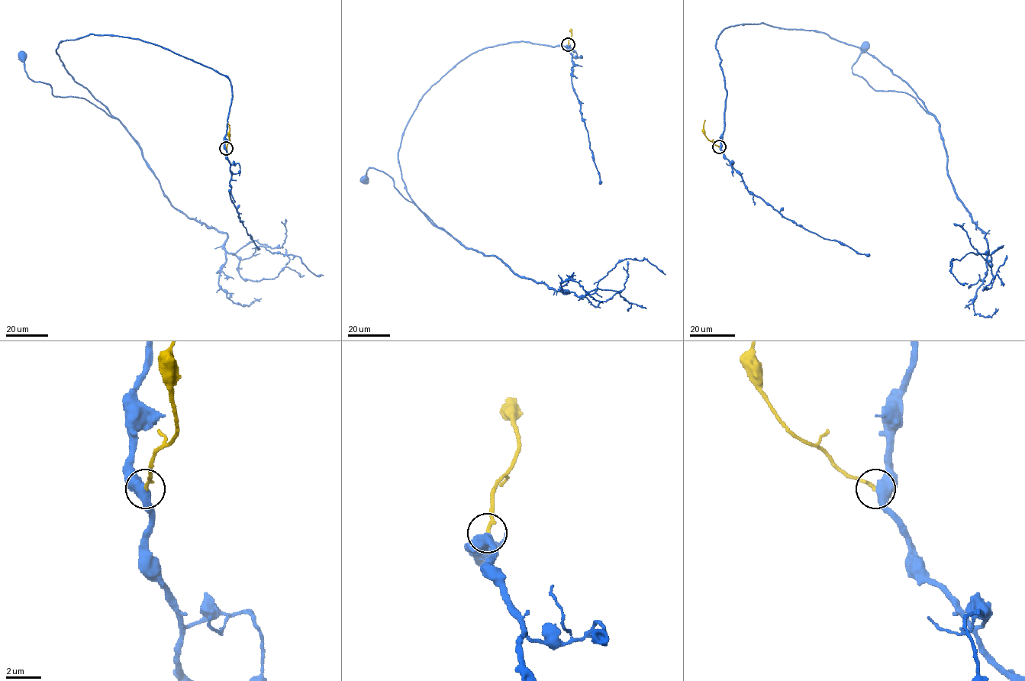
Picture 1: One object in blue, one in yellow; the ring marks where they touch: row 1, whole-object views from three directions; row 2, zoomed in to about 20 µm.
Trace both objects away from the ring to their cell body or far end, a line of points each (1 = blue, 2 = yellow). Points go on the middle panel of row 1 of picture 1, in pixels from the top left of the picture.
1: (568, 45), (484, 48), (419, 101), (398, 150), (401, 178), (454, 238), (382, 172), (369, 167), (365, 180)
2: (568, 45), (570, 32)

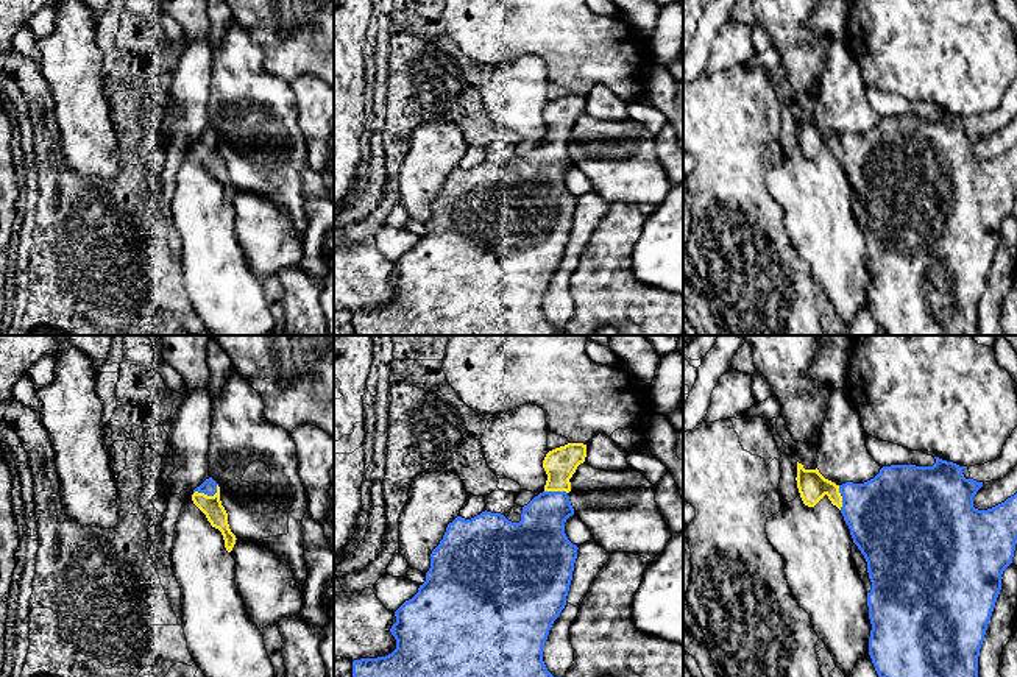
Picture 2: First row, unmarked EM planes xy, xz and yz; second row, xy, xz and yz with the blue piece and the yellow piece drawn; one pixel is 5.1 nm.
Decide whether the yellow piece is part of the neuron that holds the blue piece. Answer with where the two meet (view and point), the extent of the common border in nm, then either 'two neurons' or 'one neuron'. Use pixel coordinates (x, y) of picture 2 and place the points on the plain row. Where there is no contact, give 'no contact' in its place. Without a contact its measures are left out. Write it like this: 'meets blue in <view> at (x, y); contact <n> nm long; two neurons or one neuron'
meets blue in xy at (208, 145); contact 140 nm long; one neuron

